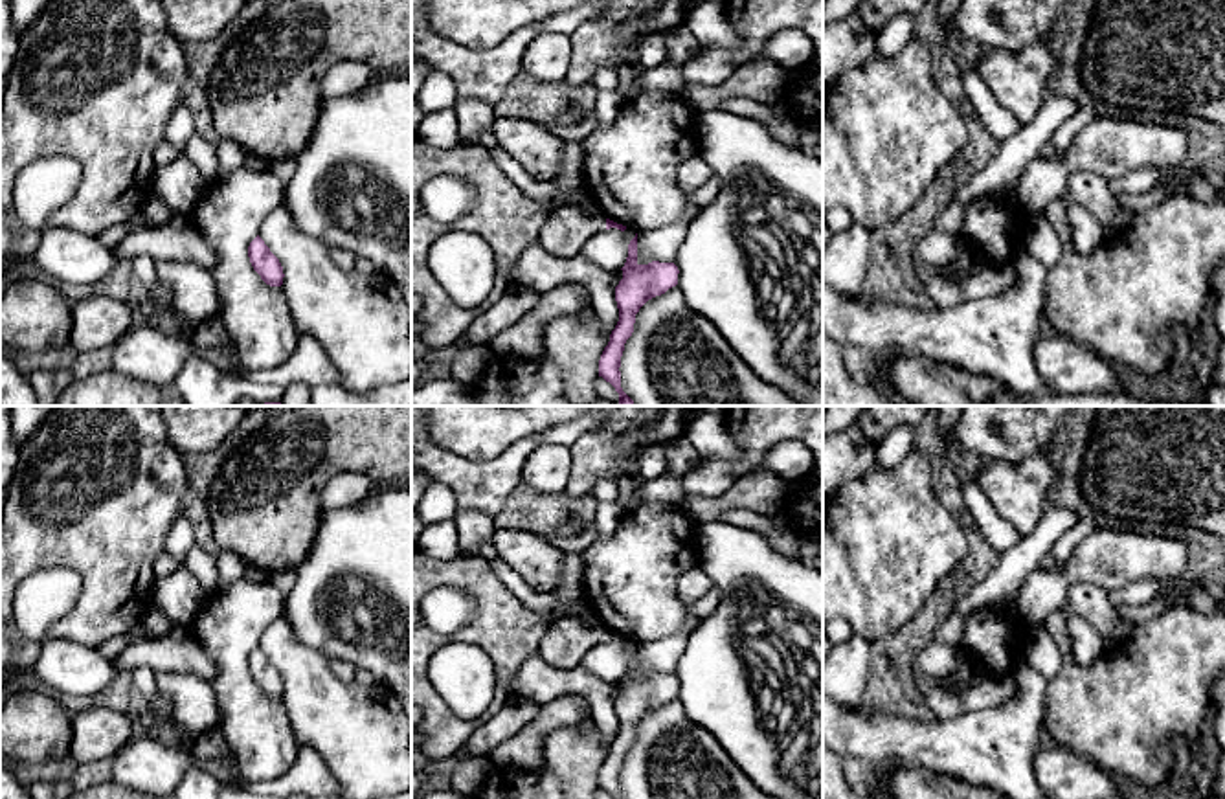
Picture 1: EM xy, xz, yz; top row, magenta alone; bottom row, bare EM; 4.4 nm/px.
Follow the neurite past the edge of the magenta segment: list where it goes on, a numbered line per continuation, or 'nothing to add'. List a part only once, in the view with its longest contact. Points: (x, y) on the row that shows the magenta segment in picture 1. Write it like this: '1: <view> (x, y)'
1: xz (566, 232)

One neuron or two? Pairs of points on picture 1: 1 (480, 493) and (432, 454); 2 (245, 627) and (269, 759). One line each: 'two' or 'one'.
1: one
2: one

